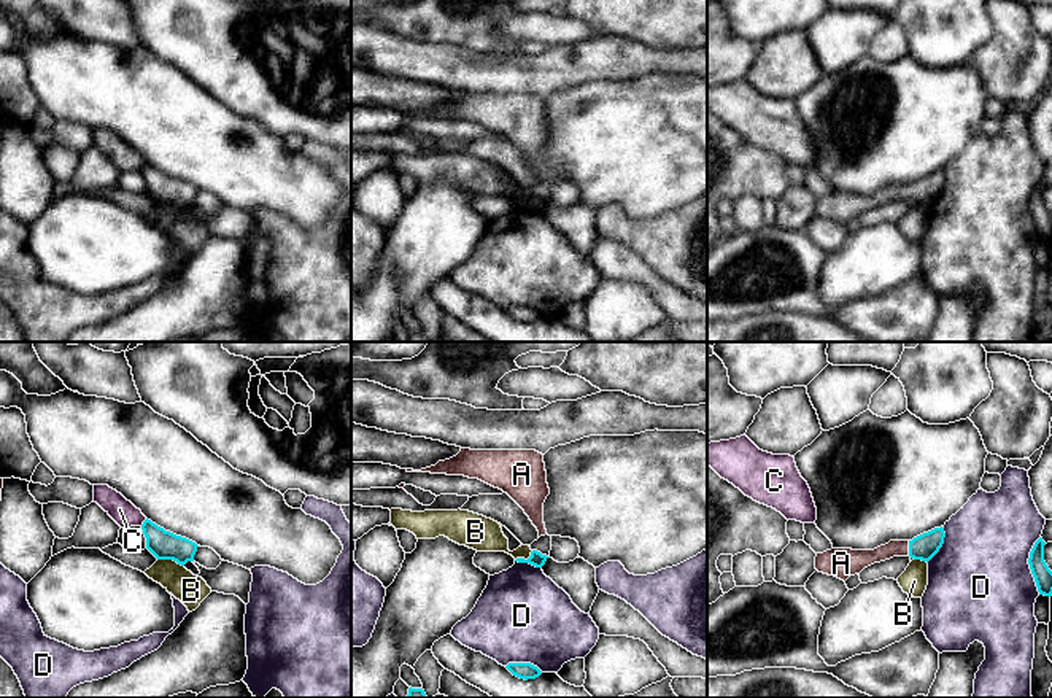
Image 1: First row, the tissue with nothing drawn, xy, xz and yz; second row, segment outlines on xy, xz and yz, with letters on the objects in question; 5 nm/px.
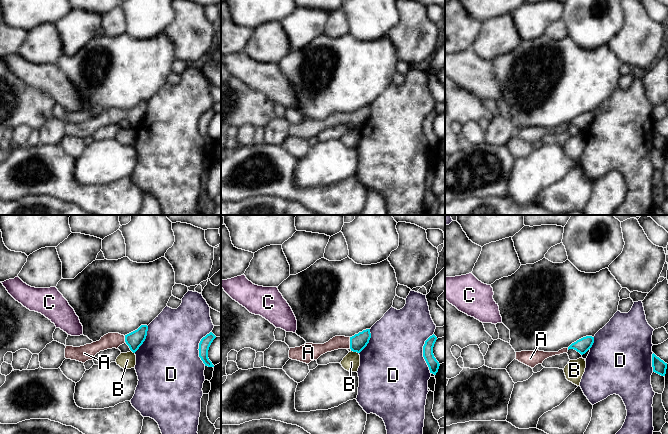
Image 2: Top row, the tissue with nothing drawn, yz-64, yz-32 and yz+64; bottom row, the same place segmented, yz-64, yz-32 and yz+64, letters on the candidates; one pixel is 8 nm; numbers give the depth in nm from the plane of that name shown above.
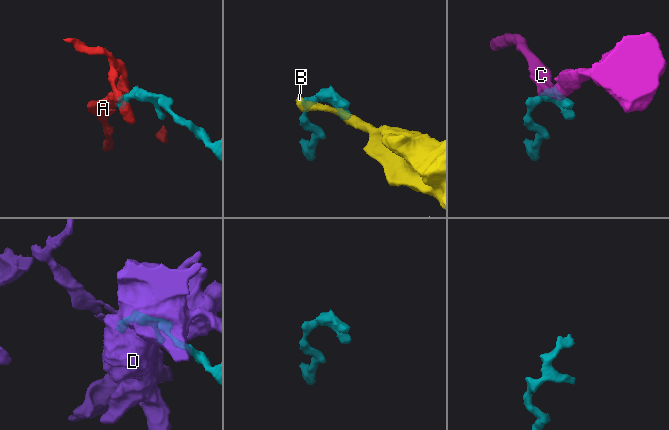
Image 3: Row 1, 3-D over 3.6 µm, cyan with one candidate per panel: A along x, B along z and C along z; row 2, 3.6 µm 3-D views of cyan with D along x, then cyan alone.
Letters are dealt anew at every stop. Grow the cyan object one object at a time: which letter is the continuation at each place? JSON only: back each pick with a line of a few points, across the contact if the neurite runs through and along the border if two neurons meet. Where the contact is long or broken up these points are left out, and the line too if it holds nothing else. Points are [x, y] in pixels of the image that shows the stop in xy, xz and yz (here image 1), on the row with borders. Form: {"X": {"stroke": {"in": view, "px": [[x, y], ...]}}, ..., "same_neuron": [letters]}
{"A": {"stroke": {"in": "yz", "px": [[924, 547], [909, 549], [890, 549], [862, 558]]}}, "same_neuron": ["A"]}

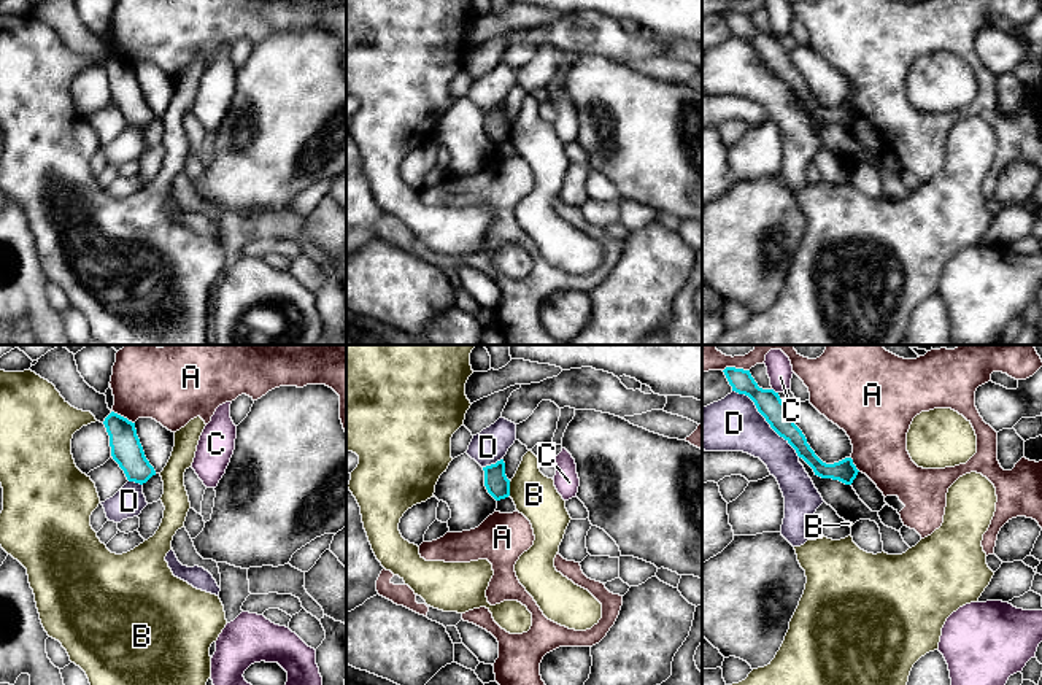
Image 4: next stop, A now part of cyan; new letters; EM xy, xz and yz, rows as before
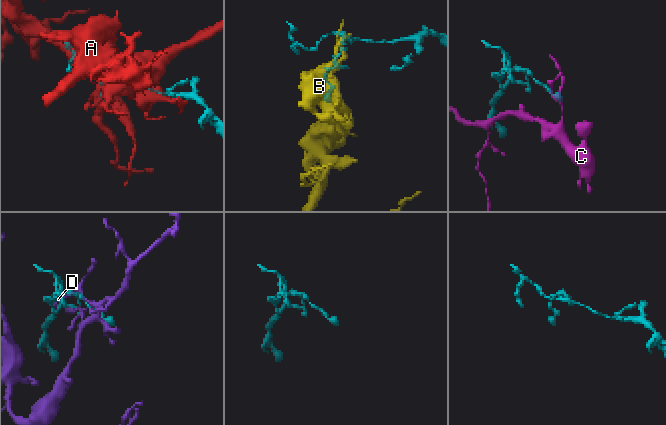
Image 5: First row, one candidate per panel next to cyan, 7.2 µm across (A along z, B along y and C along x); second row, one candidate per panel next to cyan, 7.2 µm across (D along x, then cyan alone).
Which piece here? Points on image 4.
{"same_neuron": []}

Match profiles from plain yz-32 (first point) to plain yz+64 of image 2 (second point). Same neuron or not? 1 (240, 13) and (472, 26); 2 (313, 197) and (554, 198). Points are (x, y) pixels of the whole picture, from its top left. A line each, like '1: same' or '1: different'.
1: different
2: same

